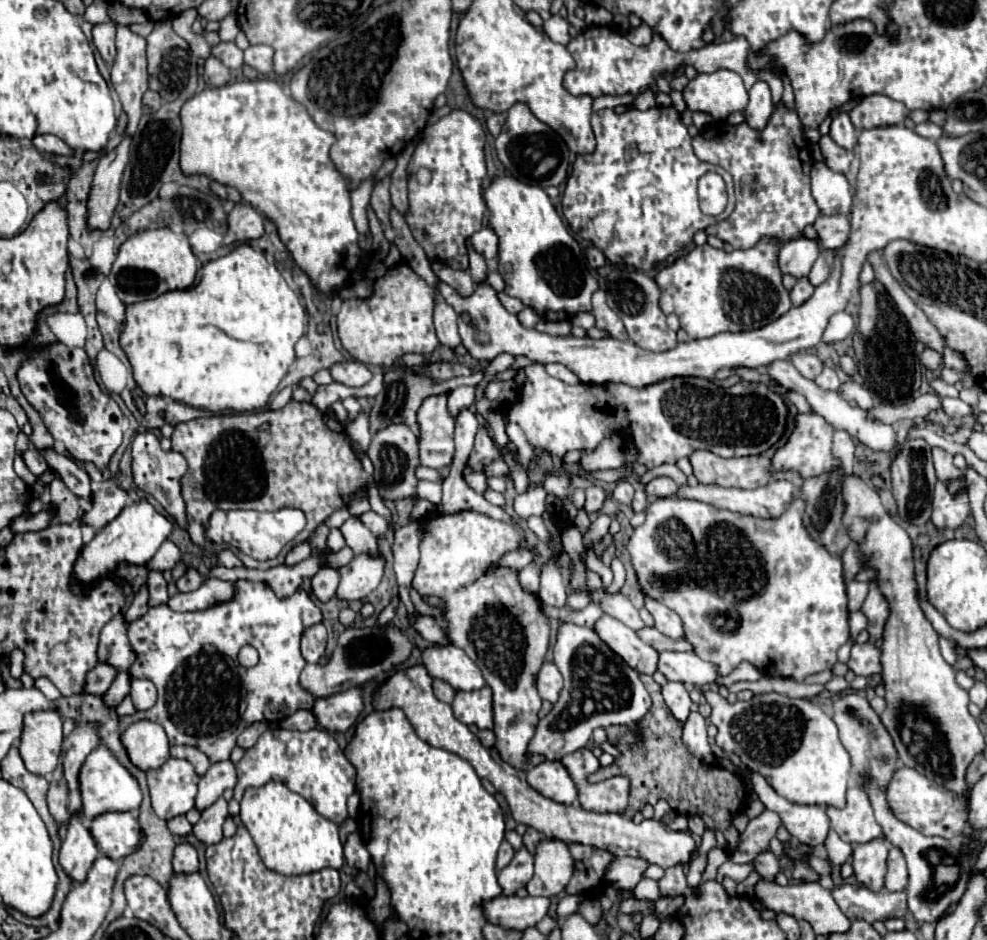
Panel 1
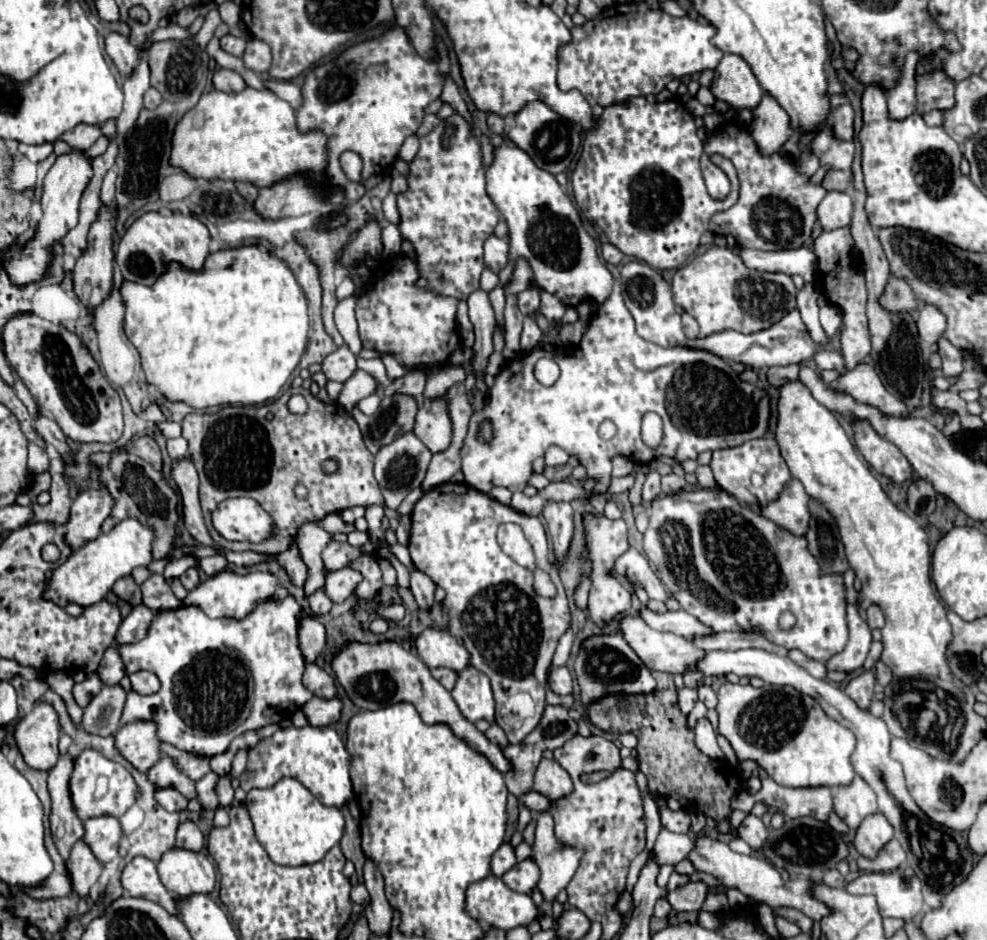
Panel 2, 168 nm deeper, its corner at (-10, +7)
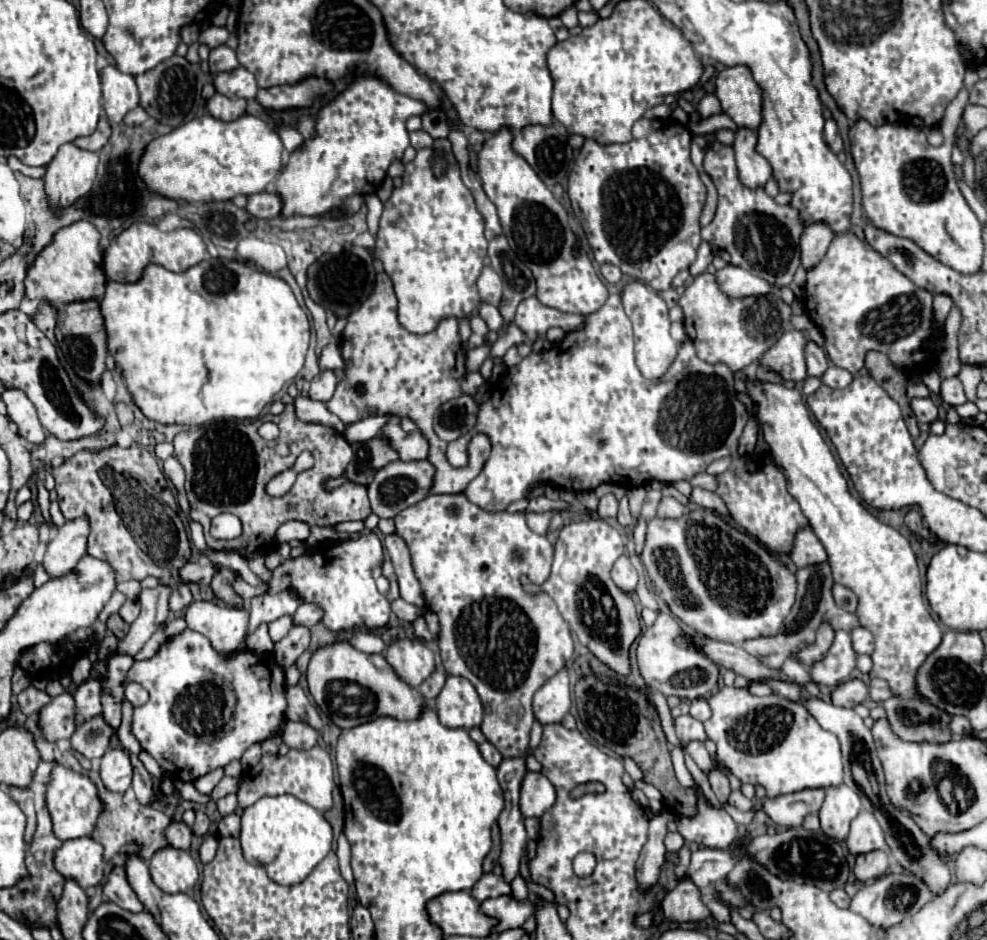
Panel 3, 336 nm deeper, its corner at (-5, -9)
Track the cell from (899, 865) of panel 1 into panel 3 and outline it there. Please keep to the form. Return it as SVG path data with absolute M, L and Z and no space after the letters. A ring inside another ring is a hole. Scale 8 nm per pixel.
M882 850L856 856L856 866L854 866L856 880L866 882L866 880L882 878L886 874L888 874L888 856Z

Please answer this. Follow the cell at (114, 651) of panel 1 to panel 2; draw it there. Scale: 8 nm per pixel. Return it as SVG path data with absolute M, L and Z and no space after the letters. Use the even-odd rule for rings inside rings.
M113 644L111 648L107 648L107 652L103 654L103 660L99 662L99 668L97 668L97 676L107 686L117 684L125 676L123 662L119 660L119 646L117 644Z

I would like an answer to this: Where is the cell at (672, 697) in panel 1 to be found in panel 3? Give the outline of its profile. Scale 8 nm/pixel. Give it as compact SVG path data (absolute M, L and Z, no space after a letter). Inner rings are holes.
M682 714L674 720L674 726L676 726L676 736L682 740L682 742L692 742L692 740L700 740L700 742L706 742L708 736L704 732L704 724L694 720L690 714Z

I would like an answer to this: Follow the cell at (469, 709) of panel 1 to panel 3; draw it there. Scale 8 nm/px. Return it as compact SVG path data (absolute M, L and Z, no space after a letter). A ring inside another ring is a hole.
M448 676L436 698L438 718L446 728L472 730L482 724L484 708L480 696L470 680L462 676Z

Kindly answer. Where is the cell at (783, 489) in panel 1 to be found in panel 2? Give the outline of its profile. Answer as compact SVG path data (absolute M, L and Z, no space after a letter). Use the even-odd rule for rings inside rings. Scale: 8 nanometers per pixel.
M791 480L787 490L779 496L779 500L761 508L761 514L779 524L783 530L795 536L805 536L809 530L811 514L809 514L809 496L803 484L799 484L799 480Z

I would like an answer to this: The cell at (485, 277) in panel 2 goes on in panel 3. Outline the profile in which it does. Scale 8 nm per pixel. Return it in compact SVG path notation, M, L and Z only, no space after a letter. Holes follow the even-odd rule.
M482 302L482 304L480 304L480 316L486 320L486 324L488 324L490 330L496 332L496 330L502 328L502 316L500 316L500 312L498 312L496 306Z

